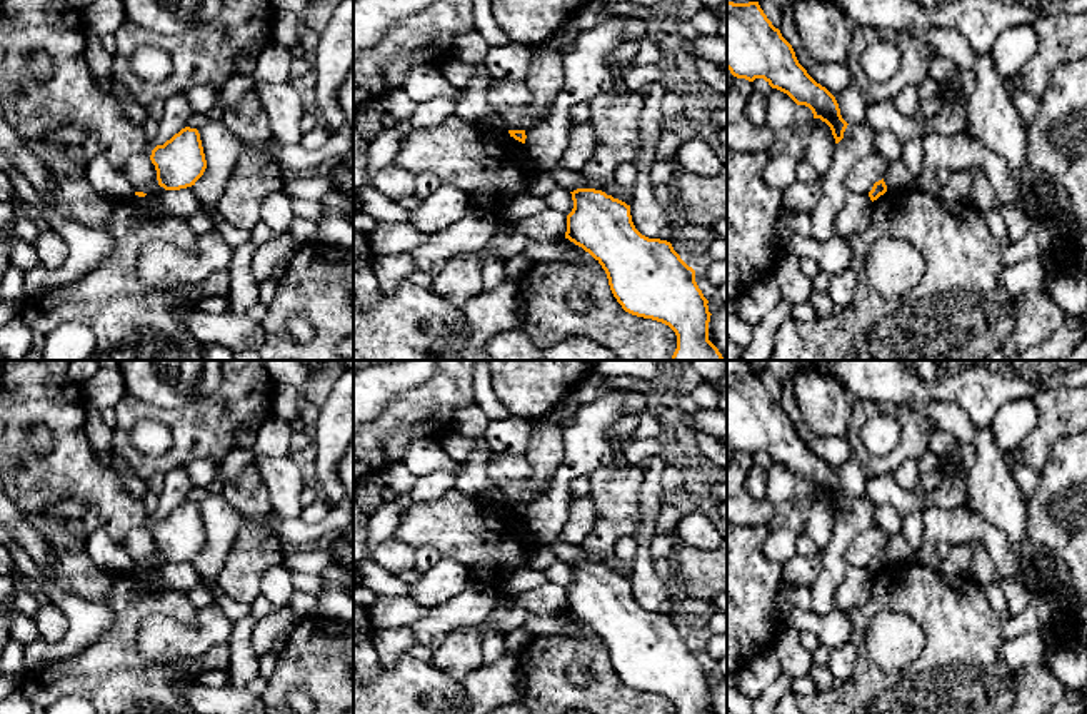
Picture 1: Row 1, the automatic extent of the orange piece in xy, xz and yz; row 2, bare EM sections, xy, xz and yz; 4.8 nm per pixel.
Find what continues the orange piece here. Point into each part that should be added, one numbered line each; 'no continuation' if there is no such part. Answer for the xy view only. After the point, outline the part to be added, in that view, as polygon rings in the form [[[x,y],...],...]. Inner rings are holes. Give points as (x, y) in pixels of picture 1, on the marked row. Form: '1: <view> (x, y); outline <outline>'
no continuation

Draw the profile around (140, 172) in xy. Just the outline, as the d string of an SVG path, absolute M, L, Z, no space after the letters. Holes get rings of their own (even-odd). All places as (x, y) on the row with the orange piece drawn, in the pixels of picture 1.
M145 153L130 157L120 172L132 184L135 192L157 195L165 190L158 185L155 165Z

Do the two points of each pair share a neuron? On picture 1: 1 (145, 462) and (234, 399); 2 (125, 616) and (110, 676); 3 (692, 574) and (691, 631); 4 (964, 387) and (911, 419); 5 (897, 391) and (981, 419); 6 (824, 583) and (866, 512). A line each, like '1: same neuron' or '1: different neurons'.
1: same neuron
2: same neuron
3: different neurons
4: different neurons
5: same neuron
6: same neuron

